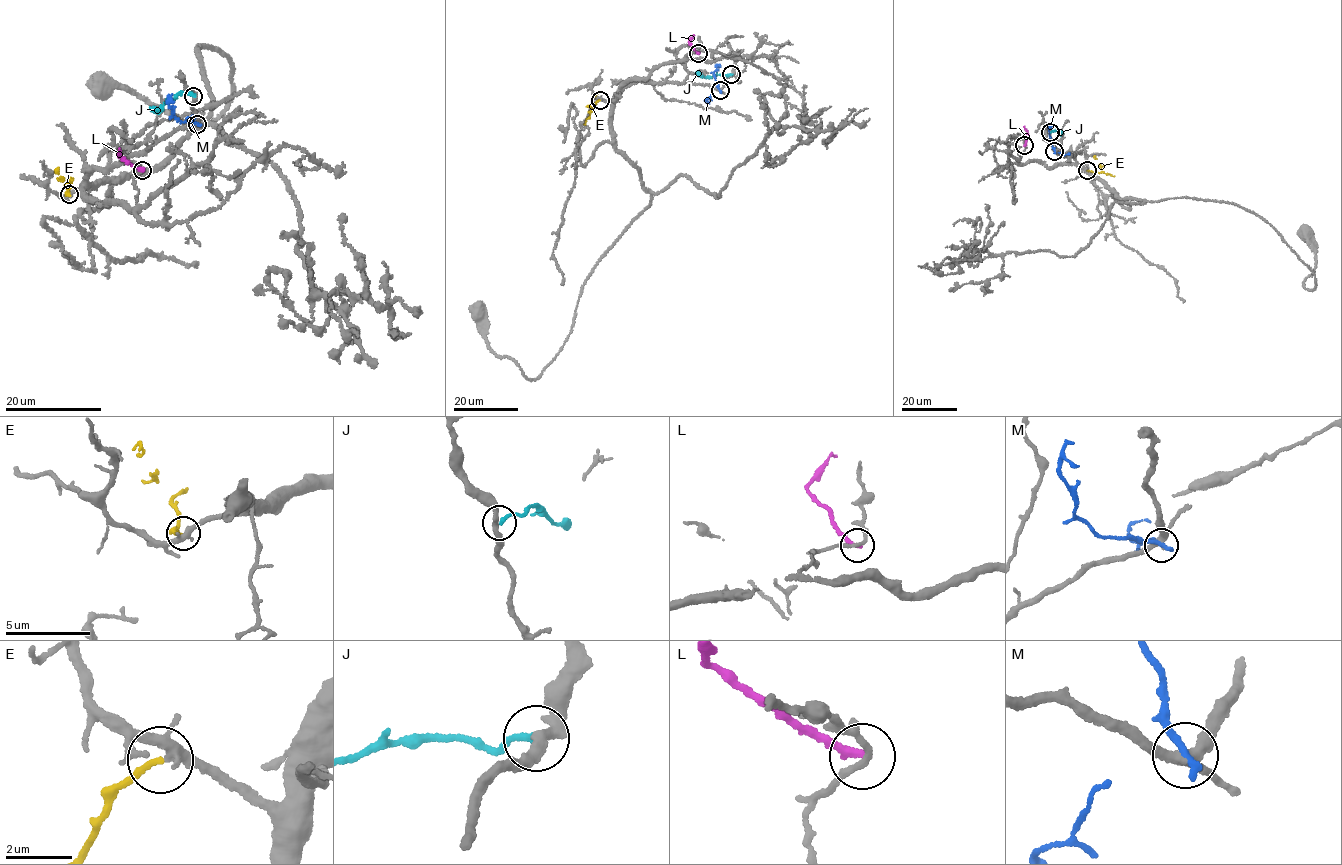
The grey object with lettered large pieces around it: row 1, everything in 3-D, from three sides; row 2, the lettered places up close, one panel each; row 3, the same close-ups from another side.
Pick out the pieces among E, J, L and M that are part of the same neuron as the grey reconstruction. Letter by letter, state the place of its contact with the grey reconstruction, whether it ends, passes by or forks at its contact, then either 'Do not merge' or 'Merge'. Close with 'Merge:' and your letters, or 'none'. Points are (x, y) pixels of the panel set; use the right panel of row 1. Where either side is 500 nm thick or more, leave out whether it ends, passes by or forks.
E: Touches grey at (1087, 170). It ends there. Merge
J: Touches grey at (1050, 132). It ends there. Do not merge
L: Touches grey at (1024, 145). It ends there. Do not merge
M: Touches grey at (1054, 151). It ends there. Do not merge
Merge: E

